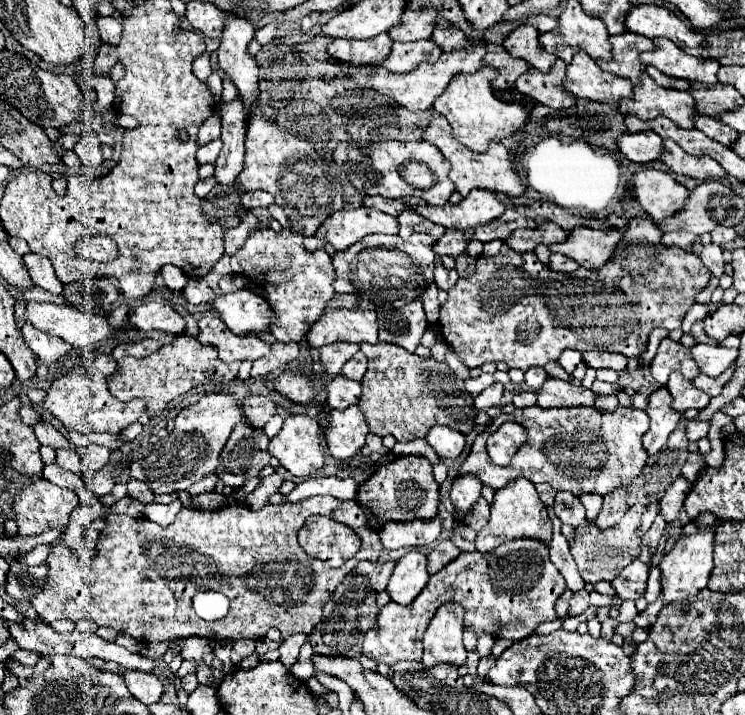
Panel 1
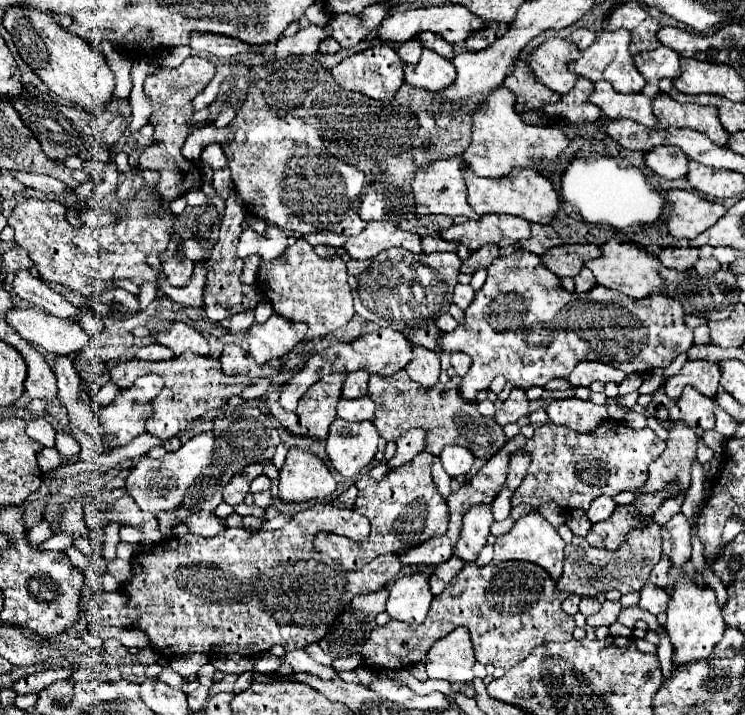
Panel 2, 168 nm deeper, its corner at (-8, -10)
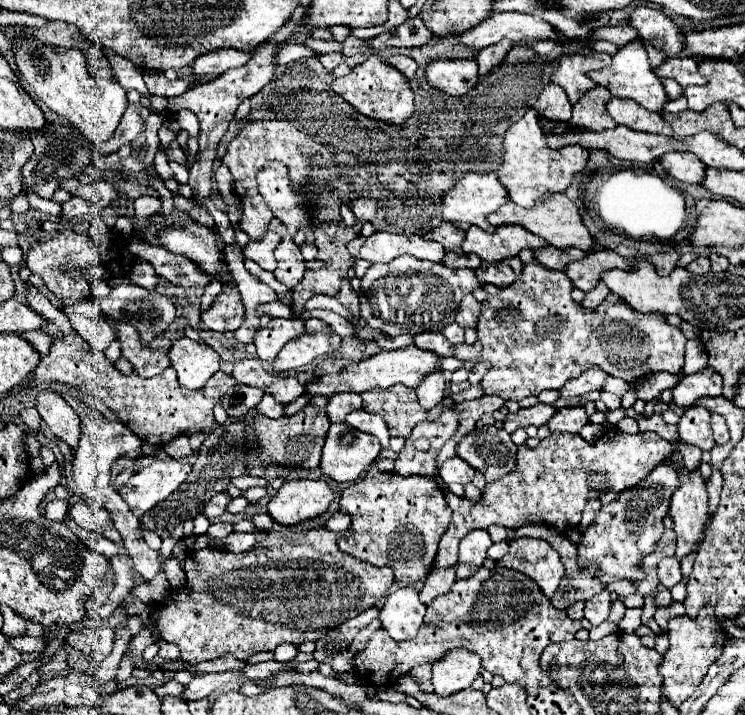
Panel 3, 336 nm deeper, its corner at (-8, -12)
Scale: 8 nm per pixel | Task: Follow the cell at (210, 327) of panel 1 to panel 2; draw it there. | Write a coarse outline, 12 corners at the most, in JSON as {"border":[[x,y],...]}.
{"border":[[226,344],[220,354],[224,374],[274,376],[280,358],[256,364],[238,344]]}

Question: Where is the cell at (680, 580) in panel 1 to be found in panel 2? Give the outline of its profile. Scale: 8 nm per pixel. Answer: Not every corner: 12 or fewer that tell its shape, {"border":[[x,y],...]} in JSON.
{"border":[[672,584],[664,628],[676,664],[708,658],[726,628],[714,588]]}

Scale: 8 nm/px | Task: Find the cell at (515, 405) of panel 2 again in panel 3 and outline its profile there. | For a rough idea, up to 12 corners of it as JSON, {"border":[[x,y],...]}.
{"border":[[536,404],[508,414],[504,428],[512,434],[526,426],[544,426],[556,414],[550,404]]}

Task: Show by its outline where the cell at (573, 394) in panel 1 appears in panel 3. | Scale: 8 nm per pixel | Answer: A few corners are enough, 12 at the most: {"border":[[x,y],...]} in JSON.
{"border":[[562,408],[548,420],[550,432],[578,434],[588,424],[584,408]]}

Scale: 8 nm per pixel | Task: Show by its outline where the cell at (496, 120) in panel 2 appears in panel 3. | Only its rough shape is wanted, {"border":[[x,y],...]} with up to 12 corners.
{"border":[[538,112],[504,136],[496,174],[518,206],[564,192],[588,150],[544,144]]}

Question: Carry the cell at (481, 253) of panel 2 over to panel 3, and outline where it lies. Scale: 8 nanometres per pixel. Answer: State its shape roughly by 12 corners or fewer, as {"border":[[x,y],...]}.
{"border":[[520,258],[482,262],[476,276],[498,288],[522,274]]}

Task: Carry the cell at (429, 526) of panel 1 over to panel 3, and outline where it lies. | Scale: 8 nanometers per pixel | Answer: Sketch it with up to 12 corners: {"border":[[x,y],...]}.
{"border":[[610,426],[518,448],[482,502],[446,492],[434,568],[492,524],[576,528],[590,498],[622,492],[672,454]]}

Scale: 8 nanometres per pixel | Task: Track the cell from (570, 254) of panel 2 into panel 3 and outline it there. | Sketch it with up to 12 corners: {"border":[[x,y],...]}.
{"border":[[614,250],[590,252],[564,272],[590,292],[612,268],[630,272],[632,260]]}

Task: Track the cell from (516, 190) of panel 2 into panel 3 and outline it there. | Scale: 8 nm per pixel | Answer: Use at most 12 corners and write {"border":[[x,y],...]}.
{"border":[[548,196],[536,208],[508,202],[488,216],[494,226],[516,224],[554,248],[590,252],[594,238],[578,206]]}

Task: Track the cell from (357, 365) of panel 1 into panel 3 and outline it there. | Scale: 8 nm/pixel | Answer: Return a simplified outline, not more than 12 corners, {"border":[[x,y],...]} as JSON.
{"border":[[360,394],[330,396],[330,422],[344,422],[346,414],[362,408]]}

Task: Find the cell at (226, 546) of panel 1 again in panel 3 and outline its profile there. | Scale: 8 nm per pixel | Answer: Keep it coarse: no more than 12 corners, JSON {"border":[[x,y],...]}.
{"border":[[326,528],[188,552],[156,628],[188,664],[298,646],[394,584]]}

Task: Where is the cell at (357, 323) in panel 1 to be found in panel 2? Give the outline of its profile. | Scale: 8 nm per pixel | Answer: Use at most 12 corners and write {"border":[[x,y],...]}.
{"border":[[392,328],[338,342],[308,358],[280,394],[284,410],[324,374],[394,374],[412,360]]}

